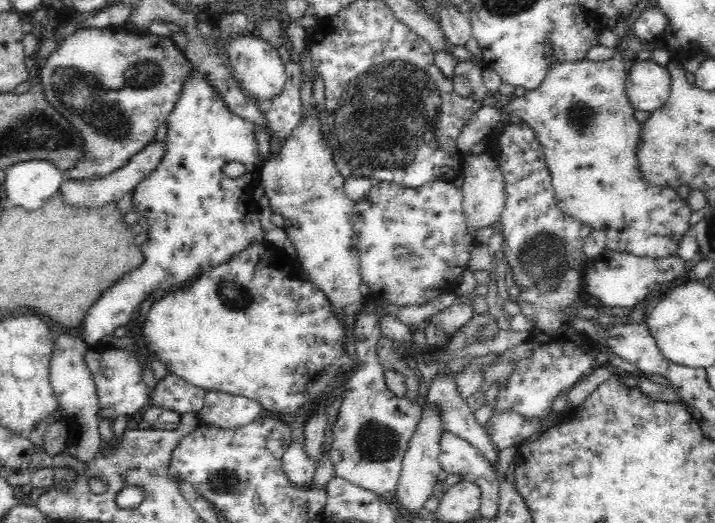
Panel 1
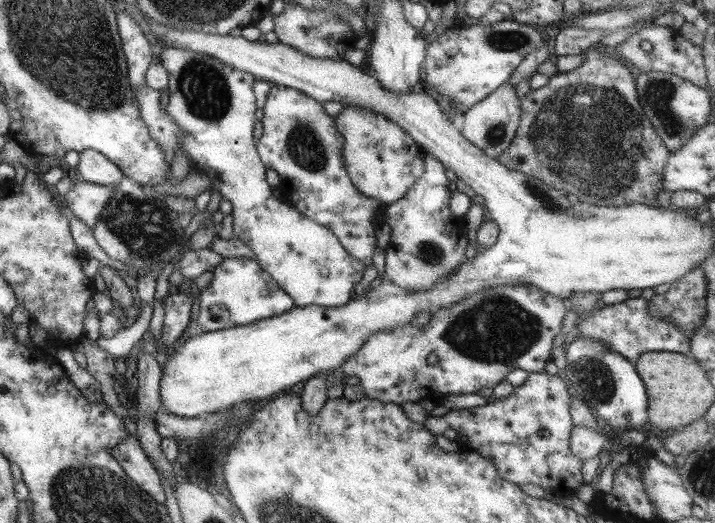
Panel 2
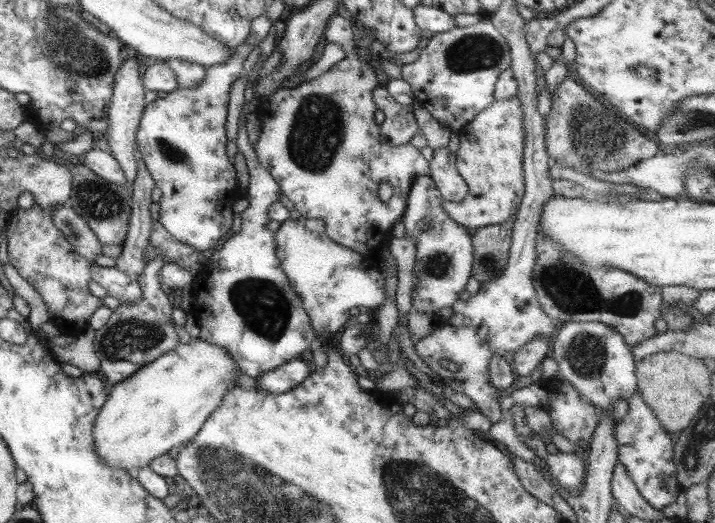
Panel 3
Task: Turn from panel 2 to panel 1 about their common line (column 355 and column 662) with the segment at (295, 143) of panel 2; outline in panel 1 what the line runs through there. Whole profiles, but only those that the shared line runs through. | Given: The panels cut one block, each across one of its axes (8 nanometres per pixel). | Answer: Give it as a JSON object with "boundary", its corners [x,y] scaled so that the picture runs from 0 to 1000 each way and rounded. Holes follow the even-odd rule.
{"boundary":[[[862,99],[848,119],[825,119],[817,111],[771,124],[764,149],[750,172],[712,189],[701,201],[708,224],[734,233],[747,250],[764,319],[771,331],[775,380],[786,403],[820,426],[829,440],[845,440],[848,472],[859,482],[926,497],[944,489],[951,459],[962,438],[968,438],[962,428],[968,405],[961,384],[951,382],[945,363],[906,356],[894,337],[888,287],[895,264],[897,235],[887,229],[887,210],[874,178],[878,140],[870,105]]]}

